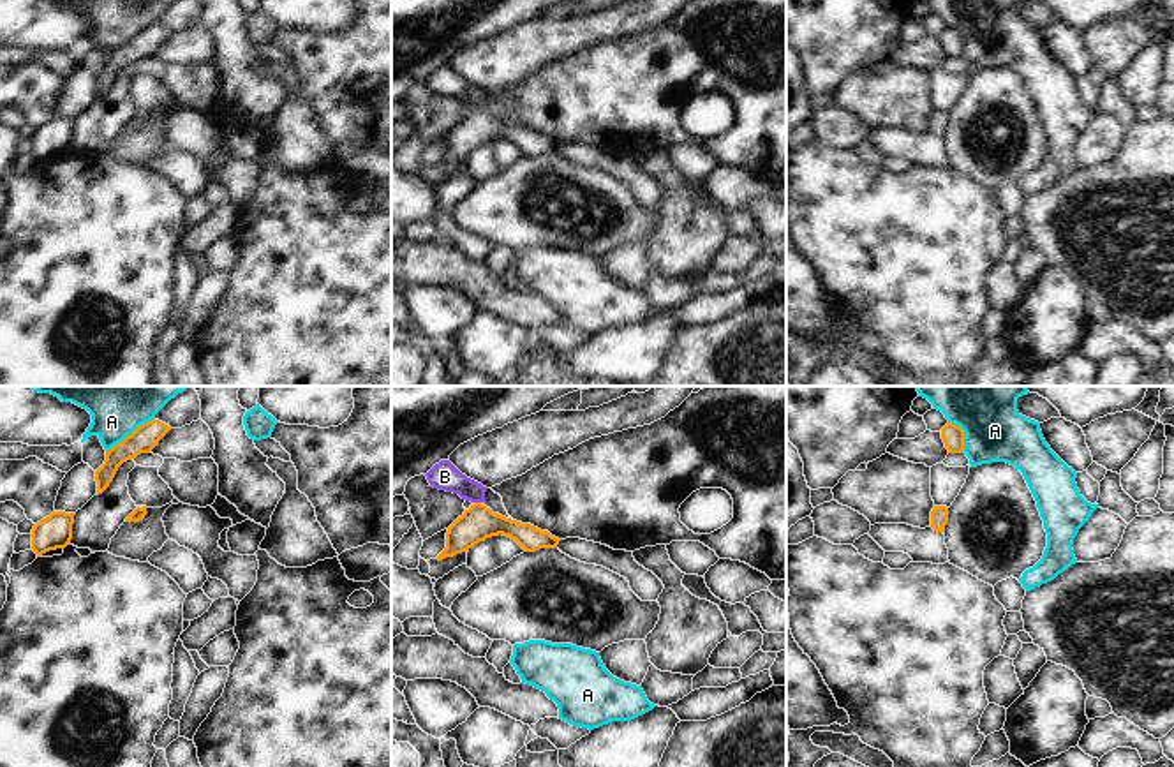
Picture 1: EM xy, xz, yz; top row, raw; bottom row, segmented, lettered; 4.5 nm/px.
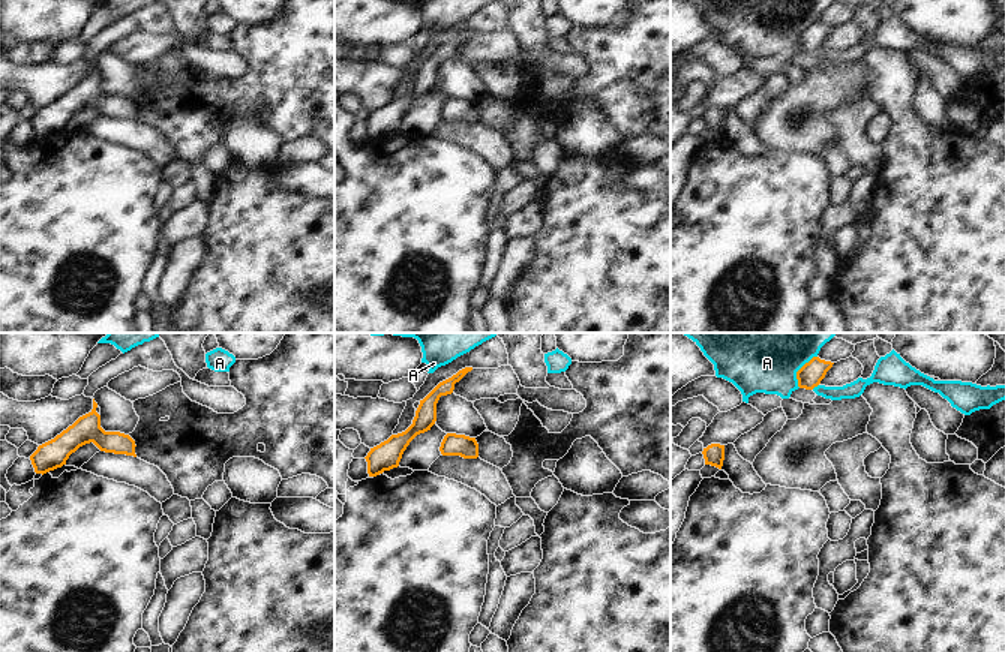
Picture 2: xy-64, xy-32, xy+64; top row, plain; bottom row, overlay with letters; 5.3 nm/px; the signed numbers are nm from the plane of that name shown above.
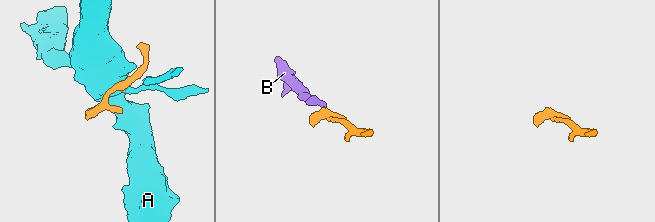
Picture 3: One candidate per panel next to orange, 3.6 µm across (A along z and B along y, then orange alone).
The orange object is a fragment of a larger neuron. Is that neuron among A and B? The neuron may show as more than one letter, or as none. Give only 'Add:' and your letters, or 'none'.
Add: B

